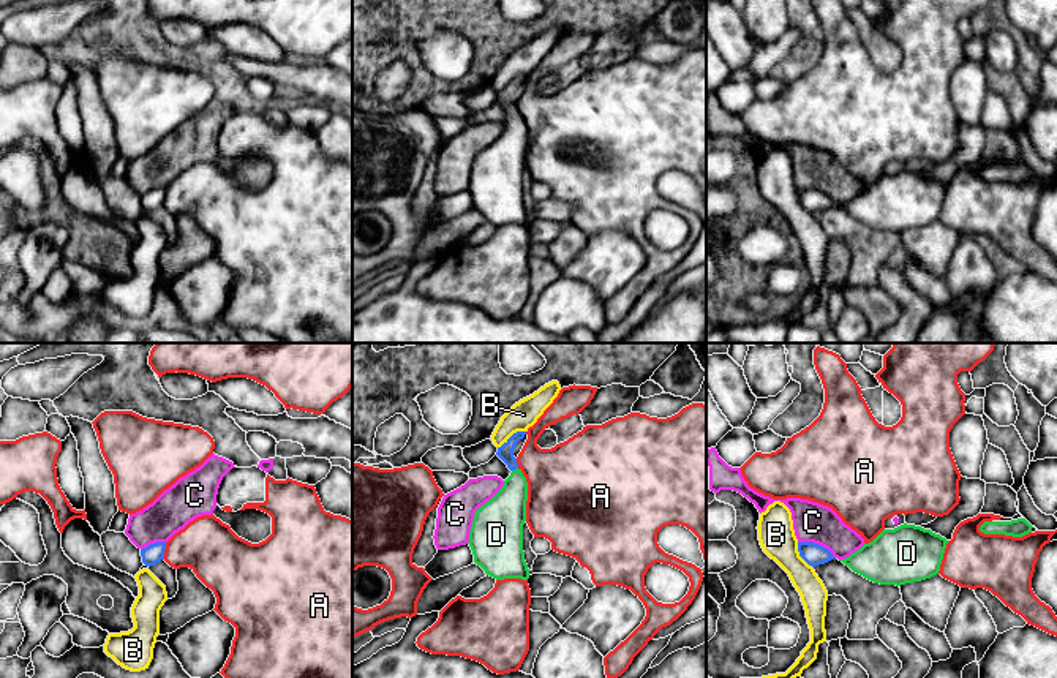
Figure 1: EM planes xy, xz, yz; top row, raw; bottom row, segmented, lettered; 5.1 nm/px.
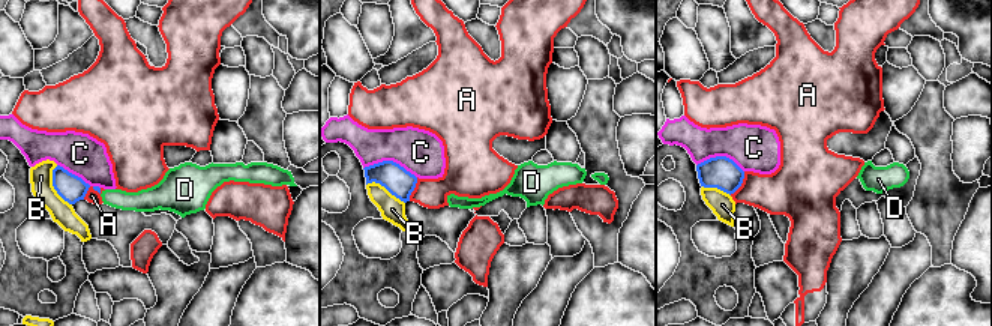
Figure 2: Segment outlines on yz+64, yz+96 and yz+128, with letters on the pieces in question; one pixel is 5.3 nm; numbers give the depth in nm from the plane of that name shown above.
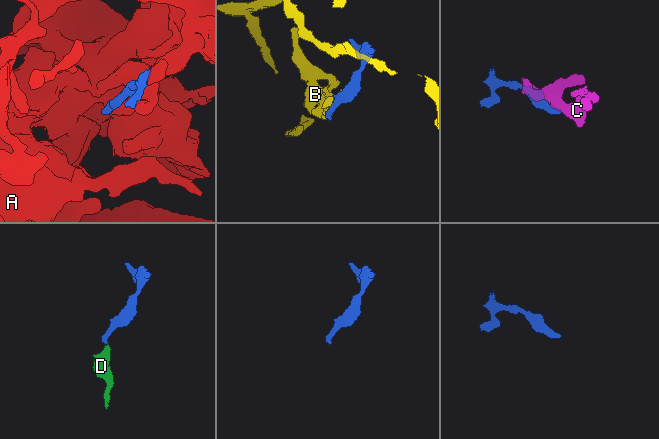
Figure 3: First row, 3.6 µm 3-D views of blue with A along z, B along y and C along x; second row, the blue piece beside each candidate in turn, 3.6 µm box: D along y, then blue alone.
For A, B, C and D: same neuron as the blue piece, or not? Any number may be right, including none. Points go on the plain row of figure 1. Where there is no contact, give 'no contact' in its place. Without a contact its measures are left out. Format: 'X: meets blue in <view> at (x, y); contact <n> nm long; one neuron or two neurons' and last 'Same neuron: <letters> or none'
A: meets blue in xy at (165, 195); contact 90 nm long; two neurons
B: meets blue in xz at (512, 81); contact 170 nm long; two neurons
C: meets blue in yz at (817, 190); contact 200 nm long; two neurons
D: meets blue in xz at (514, 114); contact 40 nm long; one neuron
Same neuron: D

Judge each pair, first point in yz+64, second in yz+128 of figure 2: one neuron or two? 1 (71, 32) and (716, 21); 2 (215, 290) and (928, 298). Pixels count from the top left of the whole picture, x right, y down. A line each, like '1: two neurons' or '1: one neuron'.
1: two neurons
2: two neurons

